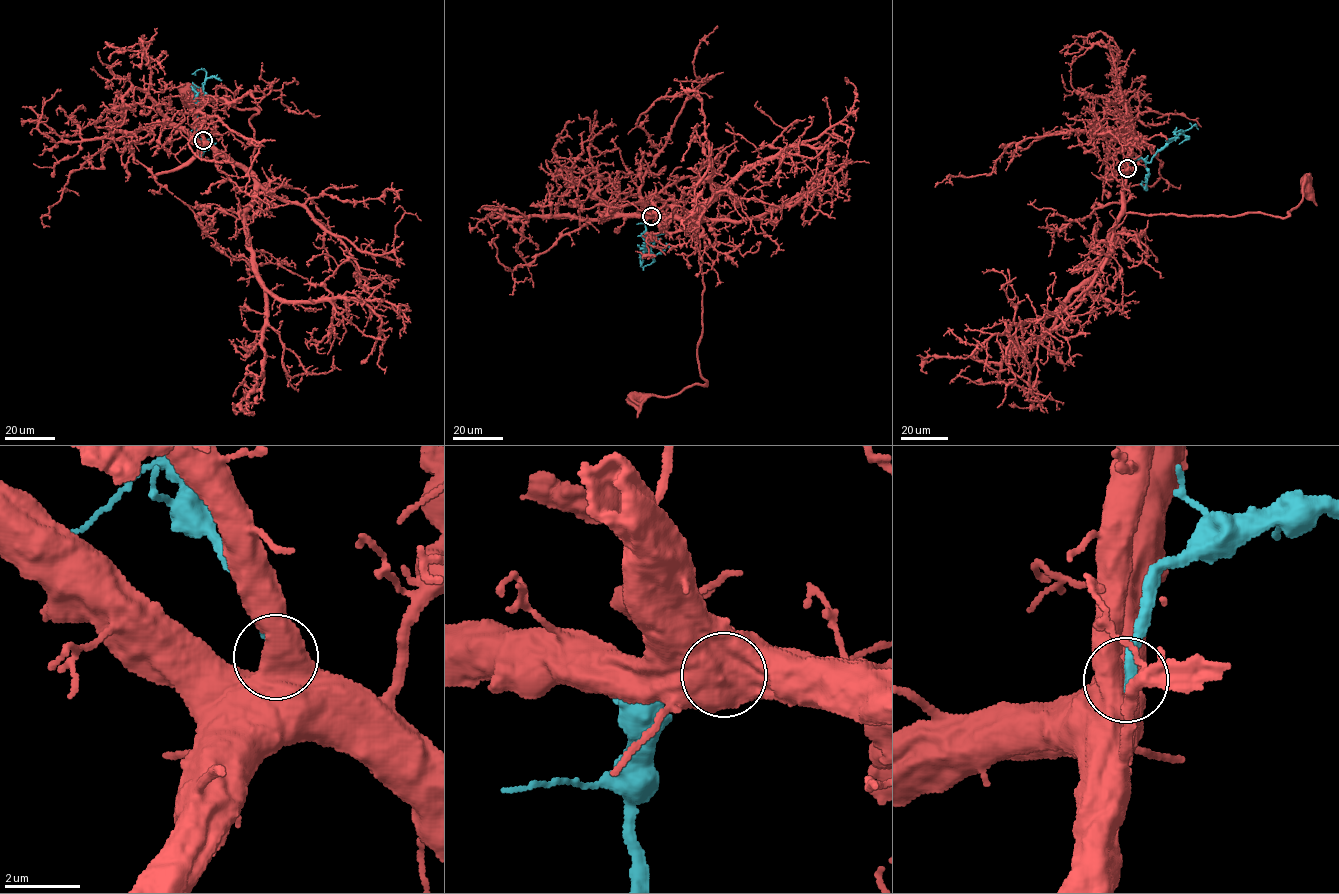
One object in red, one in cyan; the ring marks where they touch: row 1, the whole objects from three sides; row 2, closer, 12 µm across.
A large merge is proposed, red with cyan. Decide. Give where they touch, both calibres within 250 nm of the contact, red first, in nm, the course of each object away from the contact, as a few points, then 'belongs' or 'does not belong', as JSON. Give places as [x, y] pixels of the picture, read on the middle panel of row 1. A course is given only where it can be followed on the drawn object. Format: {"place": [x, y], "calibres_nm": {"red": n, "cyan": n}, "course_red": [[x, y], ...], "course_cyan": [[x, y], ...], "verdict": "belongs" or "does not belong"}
{"place": [651, 216], "calibres_nm": {"red": 650, "cyan": 320}, "course_red": [[651, 216], [693, 223], [699, 231], [704, 291], [697, 361], [706, 382], [667, 396], [633, 397]], "course_cyan": [[651, 216], [647, 217], [644, 249], [652, 253], [655, 261], [643, 267], [643, 270]], "verdict": "belongs"}

